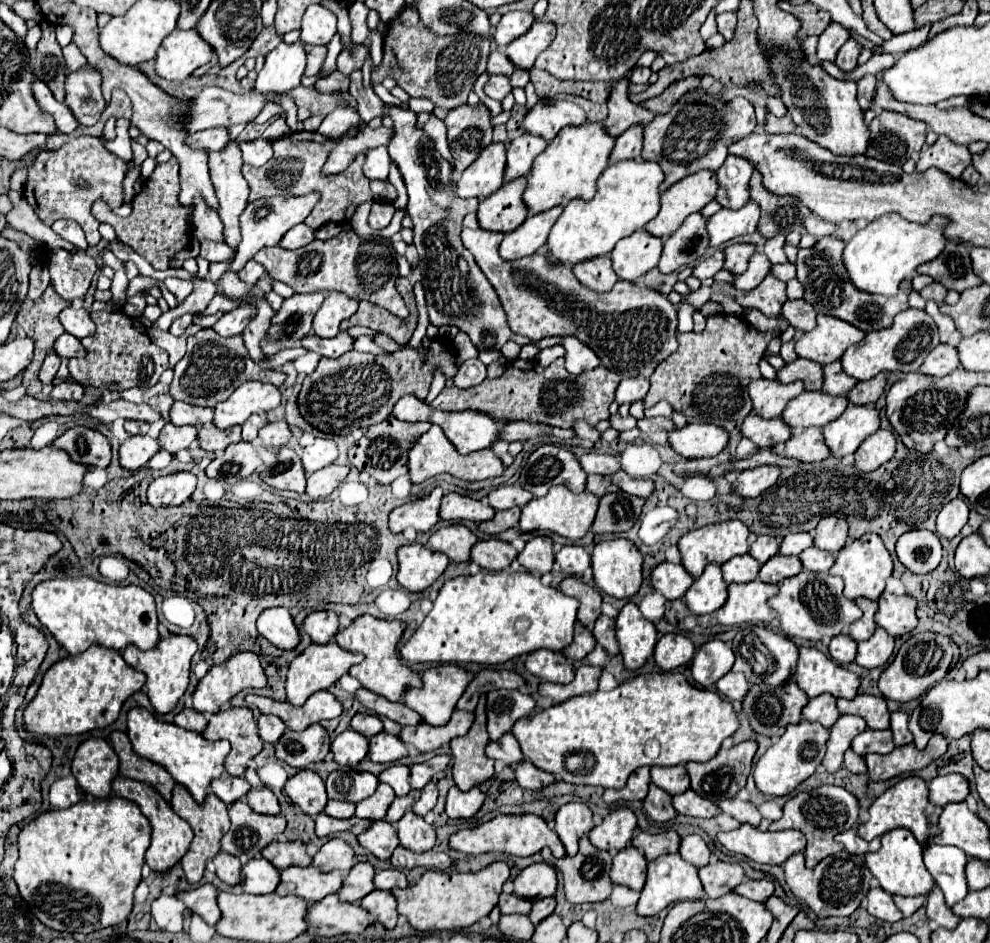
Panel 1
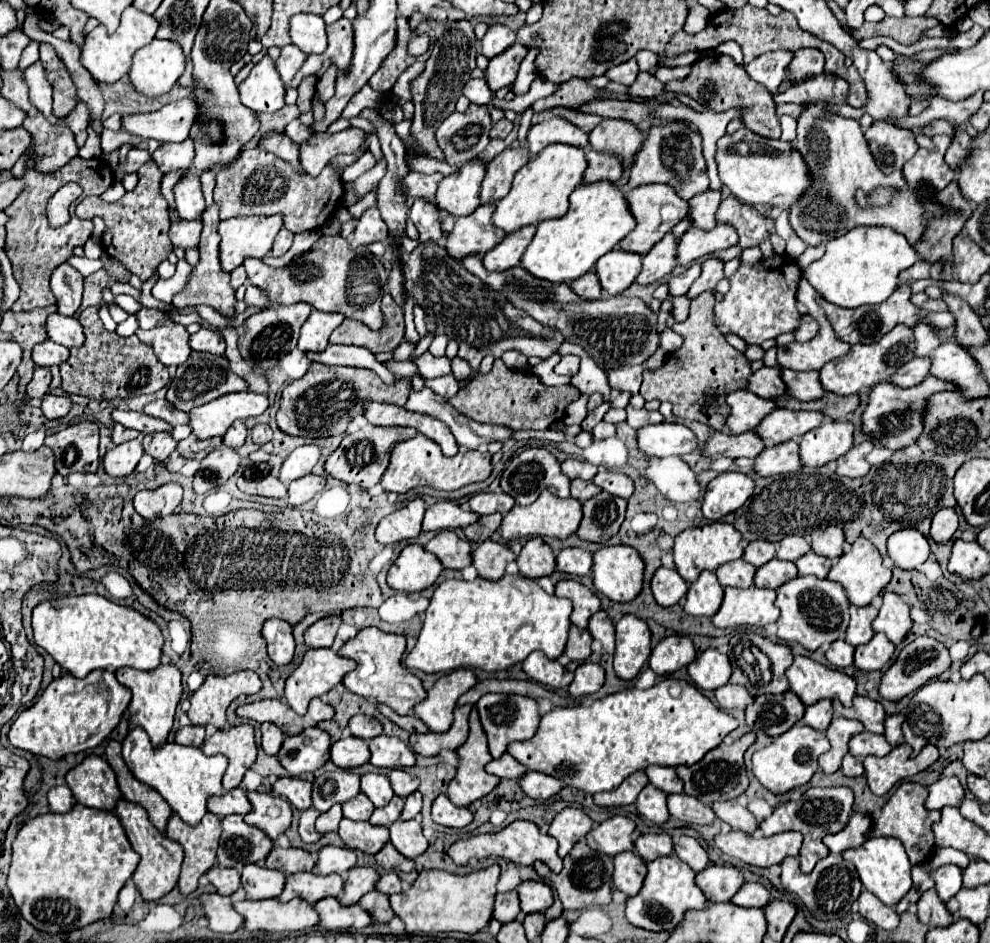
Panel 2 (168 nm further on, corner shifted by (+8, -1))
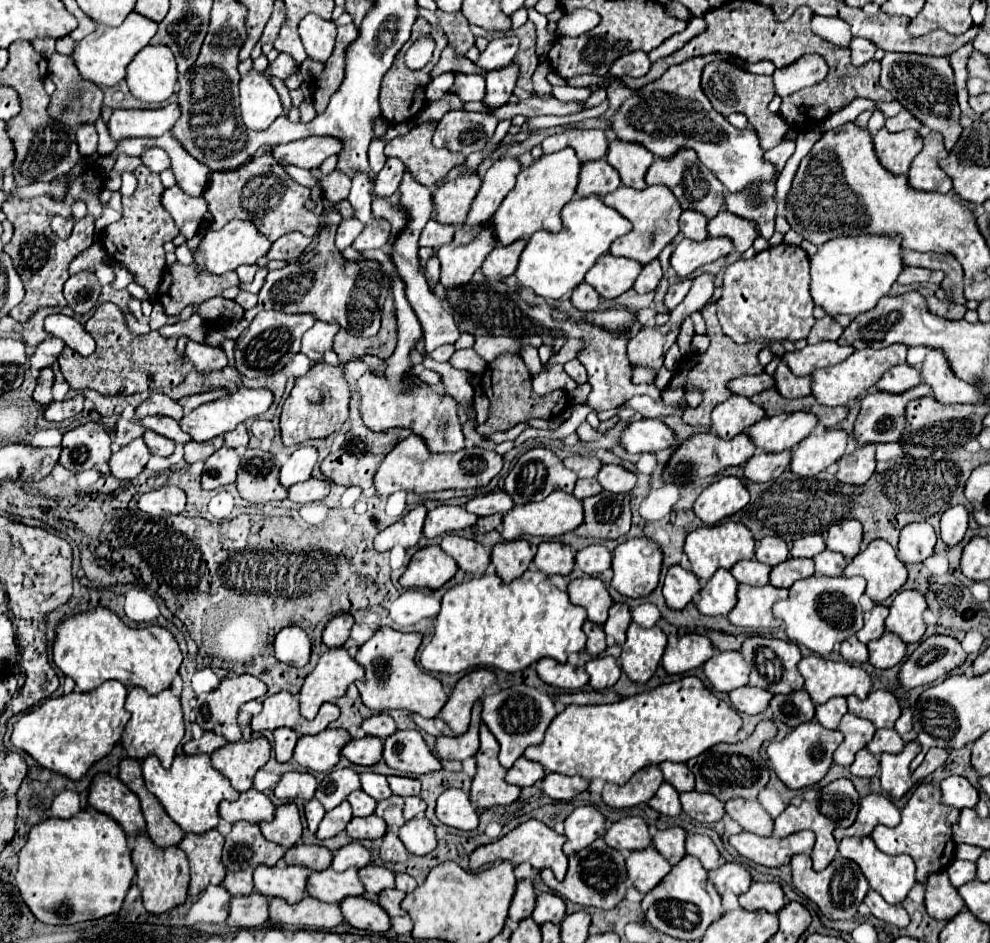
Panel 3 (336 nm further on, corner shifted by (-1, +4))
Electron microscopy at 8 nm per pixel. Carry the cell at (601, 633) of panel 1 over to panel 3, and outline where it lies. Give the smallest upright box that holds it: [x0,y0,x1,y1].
[604,602,632,644]

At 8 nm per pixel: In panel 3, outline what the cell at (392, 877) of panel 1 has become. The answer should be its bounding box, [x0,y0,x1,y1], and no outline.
[396,874,416,892]

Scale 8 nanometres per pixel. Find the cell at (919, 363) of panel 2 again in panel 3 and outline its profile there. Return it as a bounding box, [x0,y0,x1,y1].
[876,364,922,394]

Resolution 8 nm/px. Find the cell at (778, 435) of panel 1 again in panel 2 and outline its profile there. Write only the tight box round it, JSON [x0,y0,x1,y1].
[703,431,765,459]

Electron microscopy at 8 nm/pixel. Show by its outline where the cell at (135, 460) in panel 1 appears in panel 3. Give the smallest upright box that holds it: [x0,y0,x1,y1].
[110,438,150,480]

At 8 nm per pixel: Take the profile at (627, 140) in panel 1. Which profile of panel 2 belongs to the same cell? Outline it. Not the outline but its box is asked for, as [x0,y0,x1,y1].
[583,149,625,183]

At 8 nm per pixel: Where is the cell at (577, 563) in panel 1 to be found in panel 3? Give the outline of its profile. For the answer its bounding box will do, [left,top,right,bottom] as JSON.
[576,544,612,576]

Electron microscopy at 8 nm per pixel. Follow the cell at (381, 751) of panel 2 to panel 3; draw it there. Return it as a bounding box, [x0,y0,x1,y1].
[384,730,442,776]

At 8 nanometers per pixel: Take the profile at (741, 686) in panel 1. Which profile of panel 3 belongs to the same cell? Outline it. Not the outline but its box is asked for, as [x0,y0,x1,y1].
[730,686,772,714]

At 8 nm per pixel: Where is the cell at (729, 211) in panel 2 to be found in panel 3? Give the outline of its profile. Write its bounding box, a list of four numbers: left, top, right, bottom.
[708,210,758,252]

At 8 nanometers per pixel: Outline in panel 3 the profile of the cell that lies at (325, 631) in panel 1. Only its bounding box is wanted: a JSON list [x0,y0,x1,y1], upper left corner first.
[322,614,354,648]

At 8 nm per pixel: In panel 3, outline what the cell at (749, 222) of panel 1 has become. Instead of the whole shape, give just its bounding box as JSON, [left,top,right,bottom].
[670,238,732,278]

